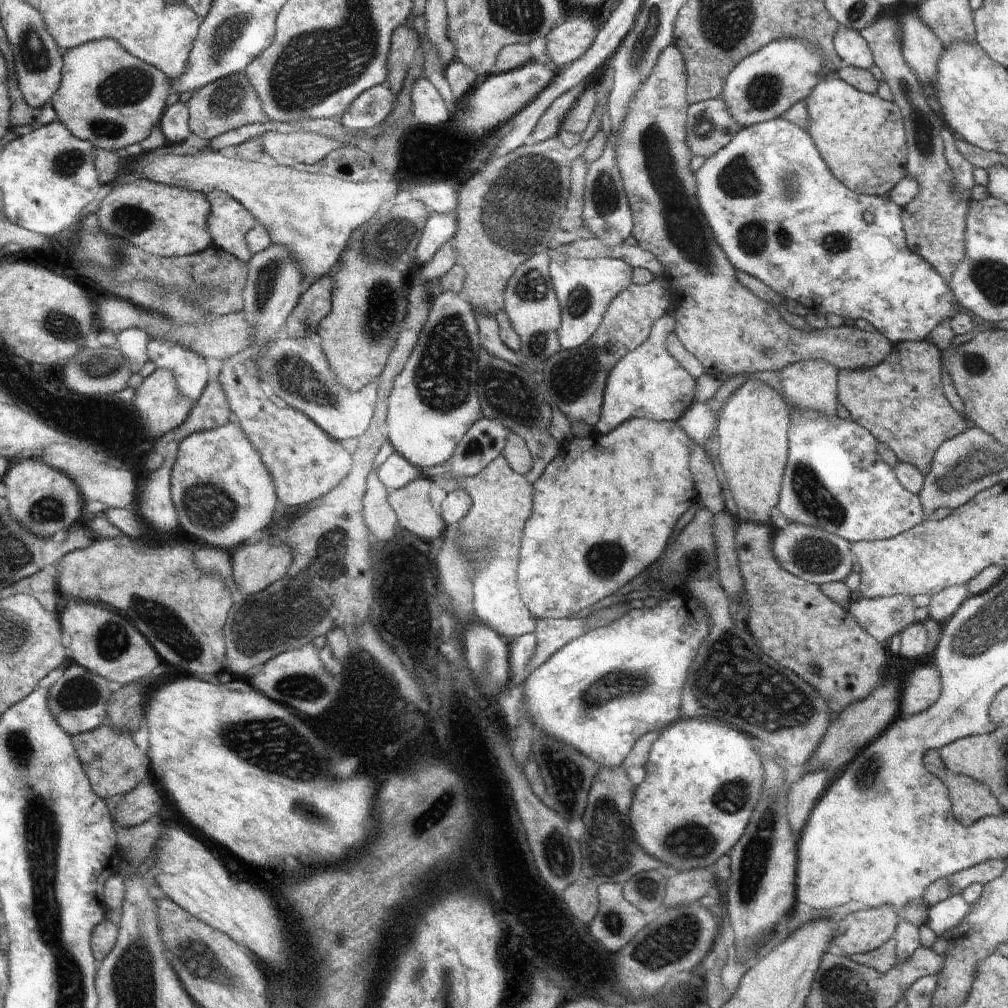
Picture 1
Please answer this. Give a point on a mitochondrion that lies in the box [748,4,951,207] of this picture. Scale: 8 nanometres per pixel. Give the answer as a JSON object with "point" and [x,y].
{"point":[923,125]}

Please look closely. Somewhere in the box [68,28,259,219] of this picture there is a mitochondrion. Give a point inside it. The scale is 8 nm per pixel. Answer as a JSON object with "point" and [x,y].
{"point":[125,86]}

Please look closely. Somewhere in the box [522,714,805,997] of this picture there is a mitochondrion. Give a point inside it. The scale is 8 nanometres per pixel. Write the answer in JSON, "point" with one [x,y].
{"point":[669,944]}

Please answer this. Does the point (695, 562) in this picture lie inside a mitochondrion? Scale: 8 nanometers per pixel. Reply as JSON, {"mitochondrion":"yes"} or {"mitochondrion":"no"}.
{"mitochondrion":"yes"}

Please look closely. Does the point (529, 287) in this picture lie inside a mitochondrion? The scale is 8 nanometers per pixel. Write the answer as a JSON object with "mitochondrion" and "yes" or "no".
{"mitochondrion":"yes"}

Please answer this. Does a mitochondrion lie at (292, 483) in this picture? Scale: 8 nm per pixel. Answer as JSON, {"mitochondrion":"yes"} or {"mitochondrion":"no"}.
{"mitochondrion":"no"}

